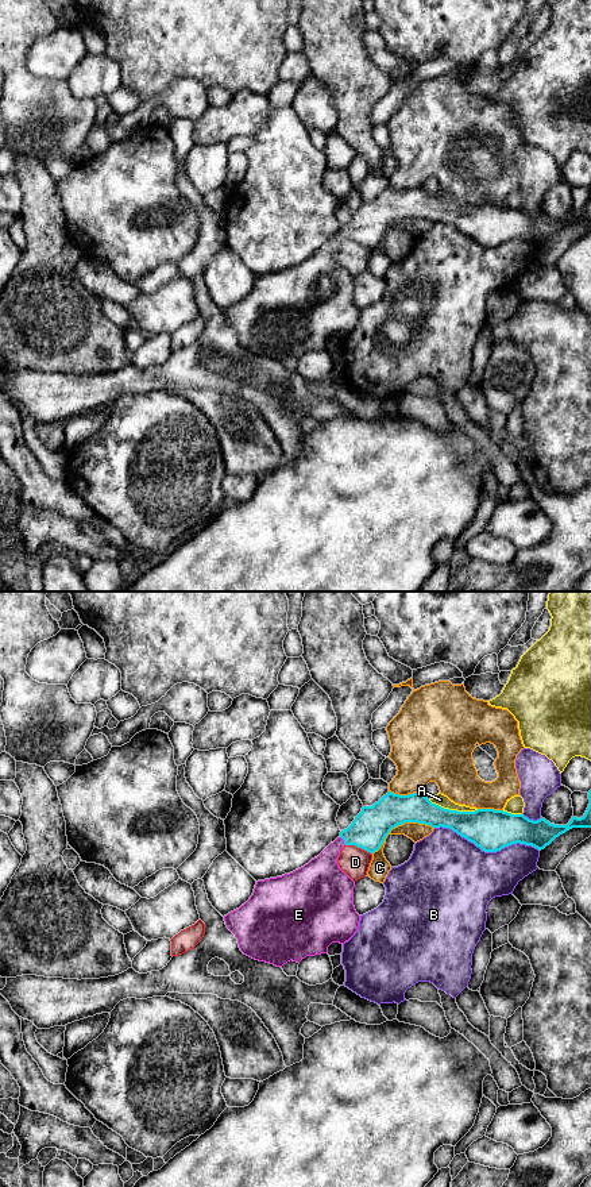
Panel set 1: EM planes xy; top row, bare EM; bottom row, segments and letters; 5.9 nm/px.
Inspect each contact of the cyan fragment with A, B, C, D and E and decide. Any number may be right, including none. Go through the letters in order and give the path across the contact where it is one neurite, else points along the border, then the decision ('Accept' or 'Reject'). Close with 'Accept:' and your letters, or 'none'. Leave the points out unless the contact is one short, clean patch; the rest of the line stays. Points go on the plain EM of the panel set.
A: Reject
B: Reject
C: Reject
D: Reject
E: Path across: xy (369, 224), (343, 234), (328, 251), (323, 270). Accept
Accept: E

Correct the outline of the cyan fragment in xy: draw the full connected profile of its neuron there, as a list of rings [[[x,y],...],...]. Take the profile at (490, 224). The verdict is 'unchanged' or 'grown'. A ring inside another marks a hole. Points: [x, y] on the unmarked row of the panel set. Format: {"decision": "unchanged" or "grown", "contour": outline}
{"decision": "grown", "contour": [[[591,185],[588,194],[583,212],[572,211],[567,220],[555,220],[542,212],[533,216],[524,209],[494,204],[449,205],[432,199],[422,188],[399,190],[389,186],[372,201],[363,201],[352,219],[308,259],[282,271],[258,275],[250,294],[224,311],[225,320],[237,334],[244,350],[277,362],[290,355],[300,358],[306,351],[327,348],[332,338],[344,339],[359,323],[360,311],[354,301],[355,277],[337,259],[340,246],[345,240],[374,248],[393,223],[405,217],[418,217],[432,223],[449,223],[484,247],[497,247],[517,238],[541,246],[572,223],[591,223]]]}

